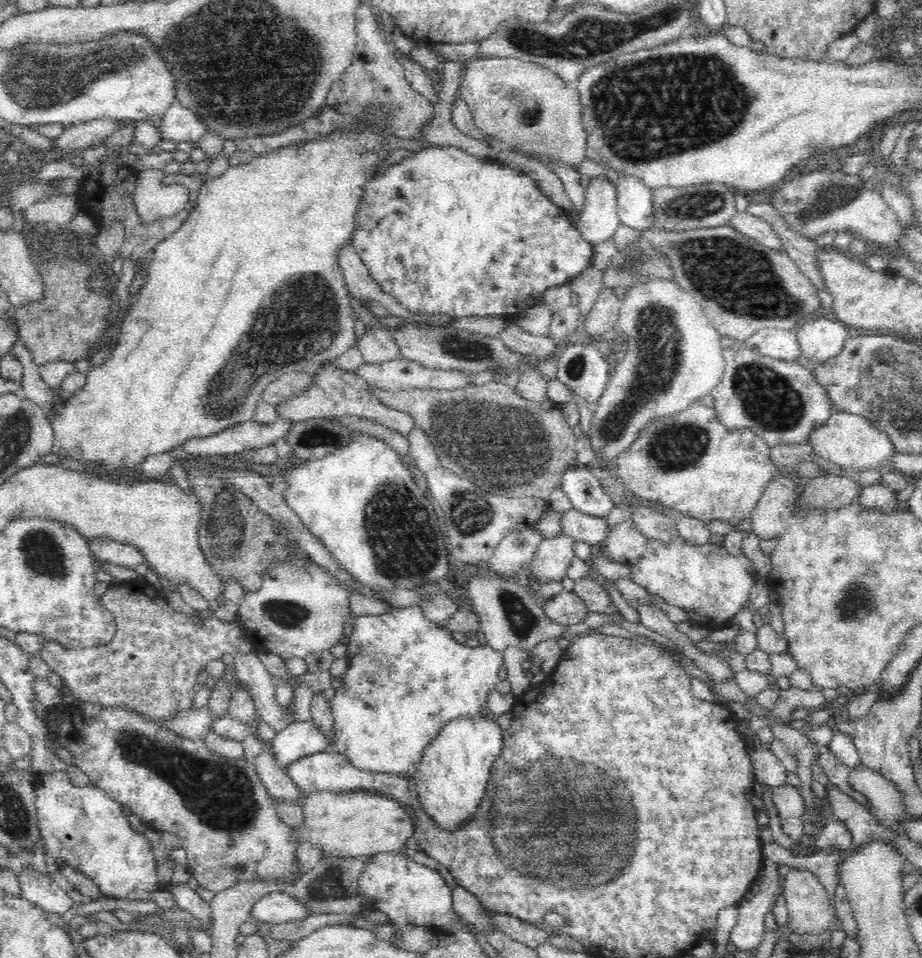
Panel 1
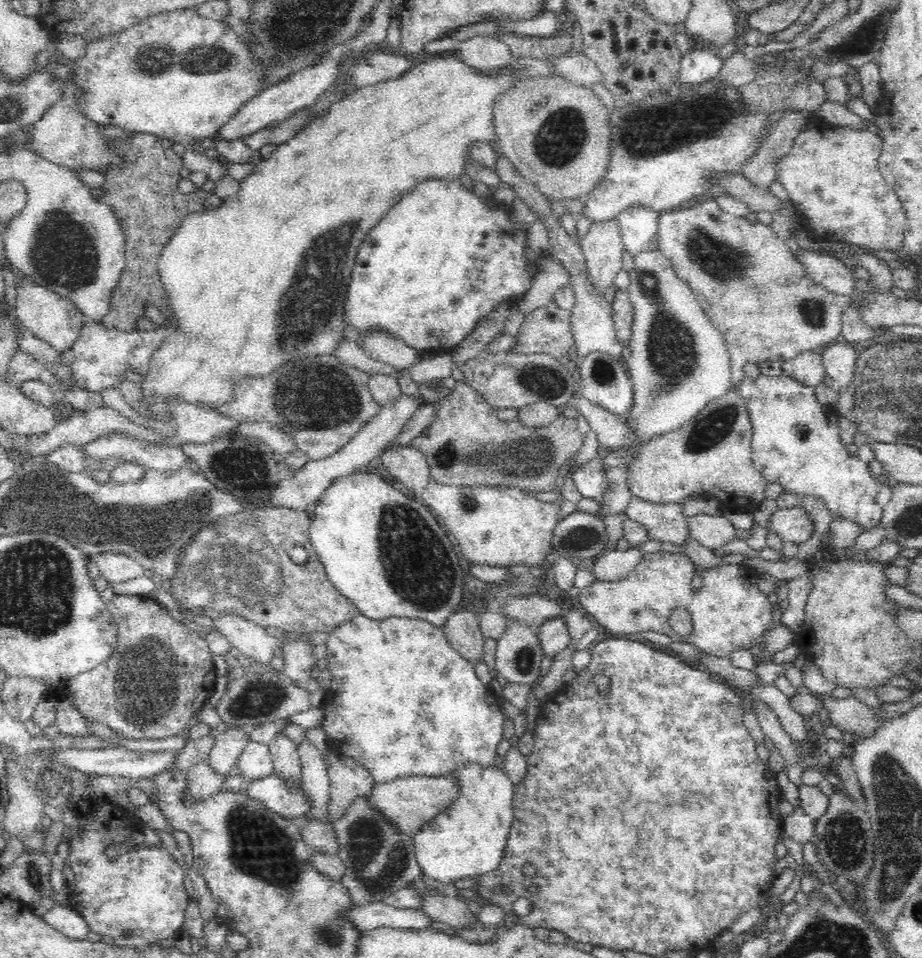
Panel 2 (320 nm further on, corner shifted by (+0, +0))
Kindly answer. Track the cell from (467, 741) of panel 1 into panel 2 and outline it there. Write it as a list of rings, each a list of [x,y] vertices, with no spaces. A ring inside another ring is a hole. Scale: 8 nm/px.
[[[470,762],[468,766],[462,766],[456,770],[450,778],[458,779],[461,787],[461,796],[441,814],[438,814],[431,822],[428,822],[413,838],[415,843],[415,856],[421,871],[432,880],[440,880],[450,886],[454,880],[472,878],[496,870],[502,863],[508,834],[511,830],[514,812],[513,799],[515,786],[504,768],[494,766],[480,766]]]

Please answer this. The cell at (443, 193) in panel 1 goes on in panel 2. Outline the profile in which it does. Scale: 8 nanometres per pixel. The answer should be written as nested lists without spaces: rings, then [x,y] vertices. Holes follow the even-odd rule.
[[[424,180],[365,236],[348,284],[344,323],[358,329],[361,339],[378,329],[400,337],[420,353],[439,347],[453,350],[476,330],[482,318],[504,302],[516,302],[530,290],[537,269],[536,263],[529,266],[527,262],[525,244],[526,230],[512,222],[507,207],[496,204],[490,208],[460,182]]]

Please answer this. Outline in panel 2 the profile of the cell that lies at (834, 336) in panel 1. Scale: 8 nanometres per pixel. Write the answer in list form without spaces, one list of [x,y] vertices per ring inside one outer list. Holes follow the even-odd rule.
[[[838,341],[819,350],[823,356],[823,364],[827,376],[844,384],[853,383],[859,348],[846,342]]]

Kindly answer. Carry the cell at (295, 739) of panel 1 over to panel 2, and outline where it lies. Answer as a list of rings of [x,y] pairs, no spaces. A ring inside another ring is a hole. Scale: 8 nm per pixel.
[[[248,741],[237,760],[241,775],[250,781],[267,778],[273,774],[273,760],[268,745]]]

